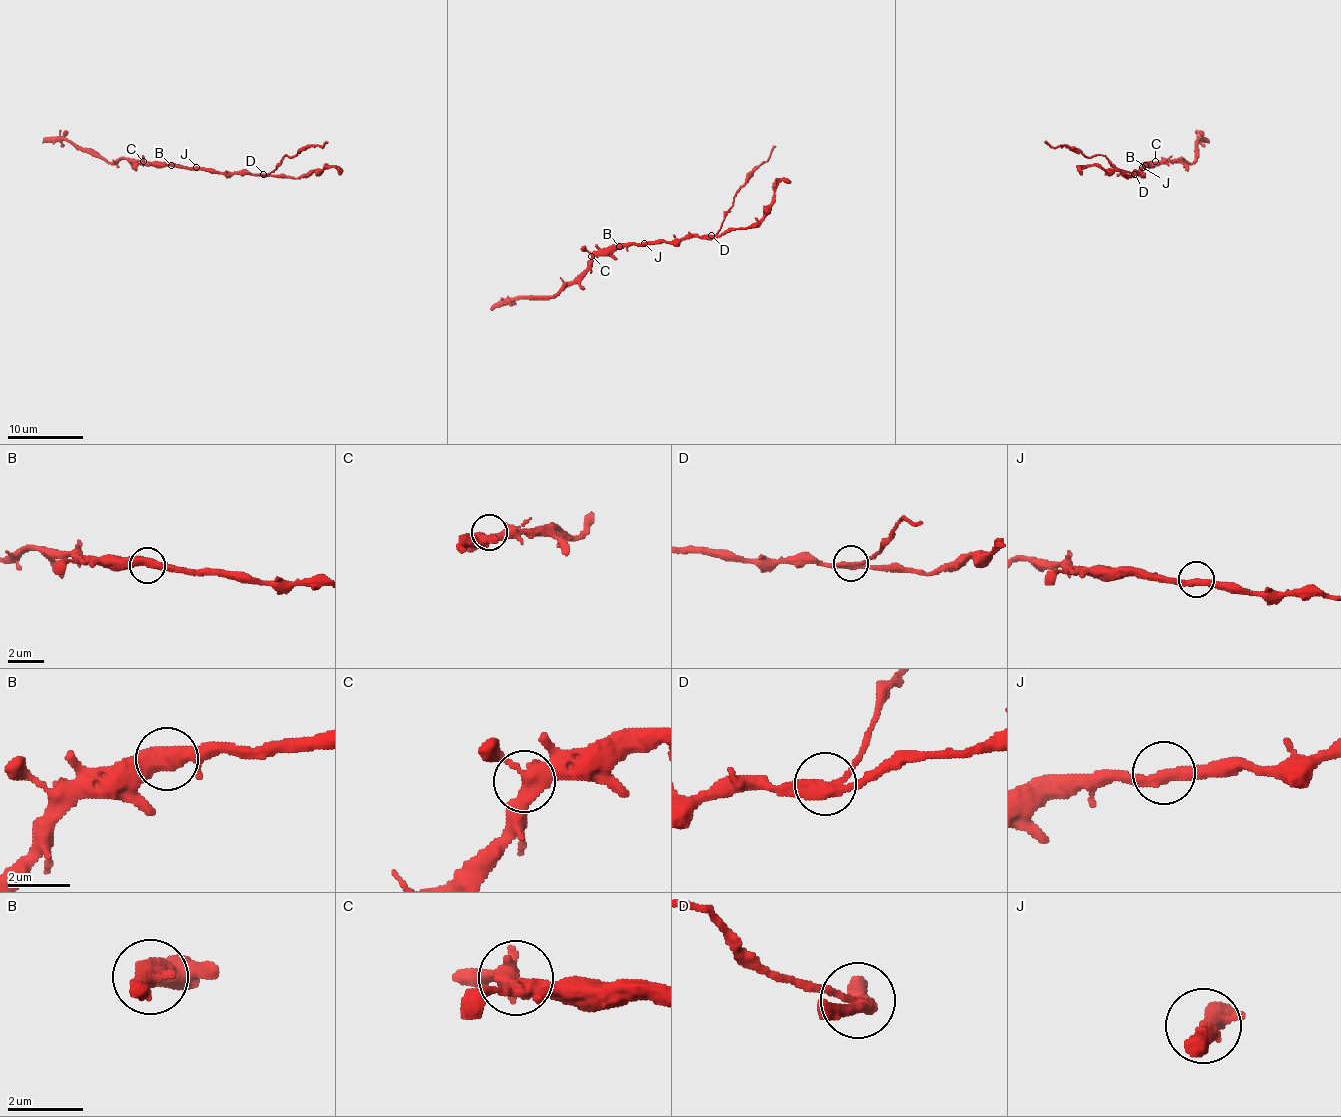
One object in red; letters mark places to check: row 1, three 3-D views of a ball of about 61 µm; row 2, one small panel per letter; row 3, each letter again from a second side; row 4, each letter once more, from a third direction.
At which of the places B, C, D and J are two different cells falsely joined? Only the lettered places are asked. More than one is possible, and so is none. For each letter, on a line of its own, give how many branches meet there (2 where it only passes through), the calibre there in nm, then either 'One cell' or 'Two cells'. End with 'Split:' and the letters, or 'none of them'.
B: Branches: 3. Thickness 420 nm. One cell
C: Branches: 3. Thickness 380 nm. One cell
D: Branches: 3. Thickness 300 nm. Two cells
J: Branches: 2. Thickness 360 nm. One cell
Split: D

